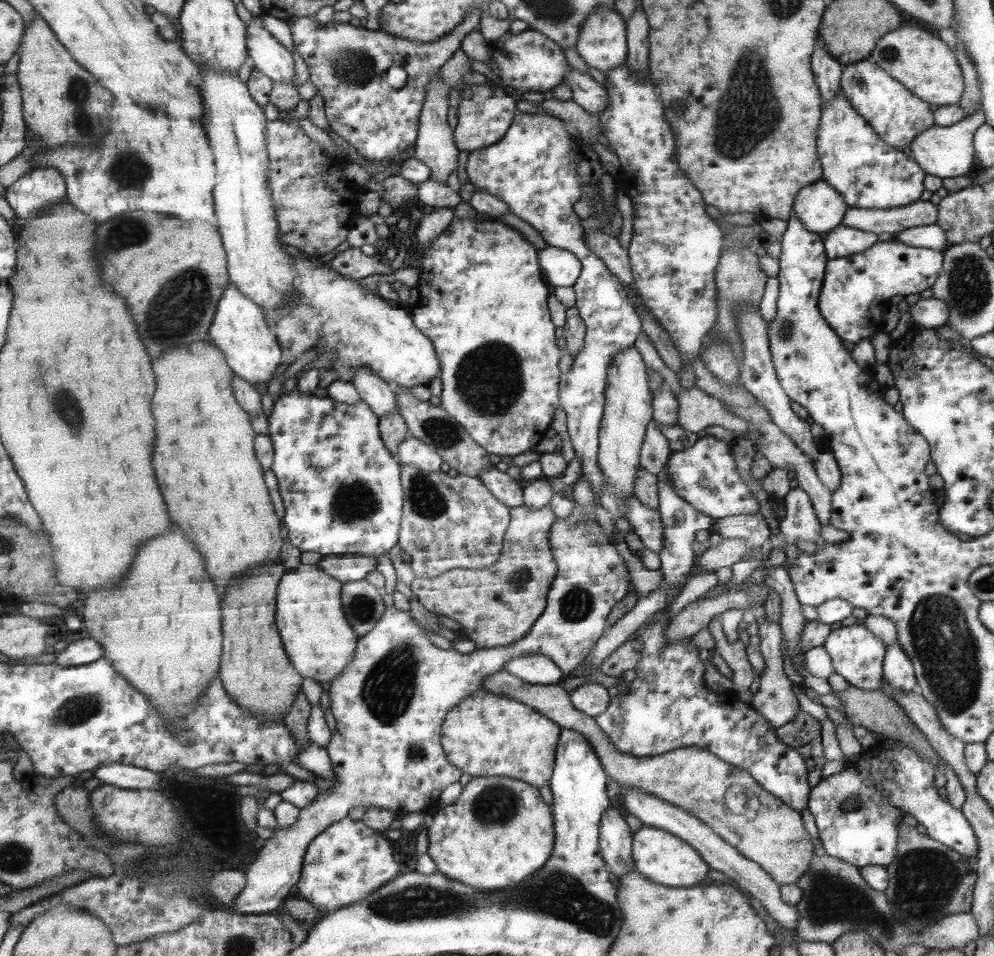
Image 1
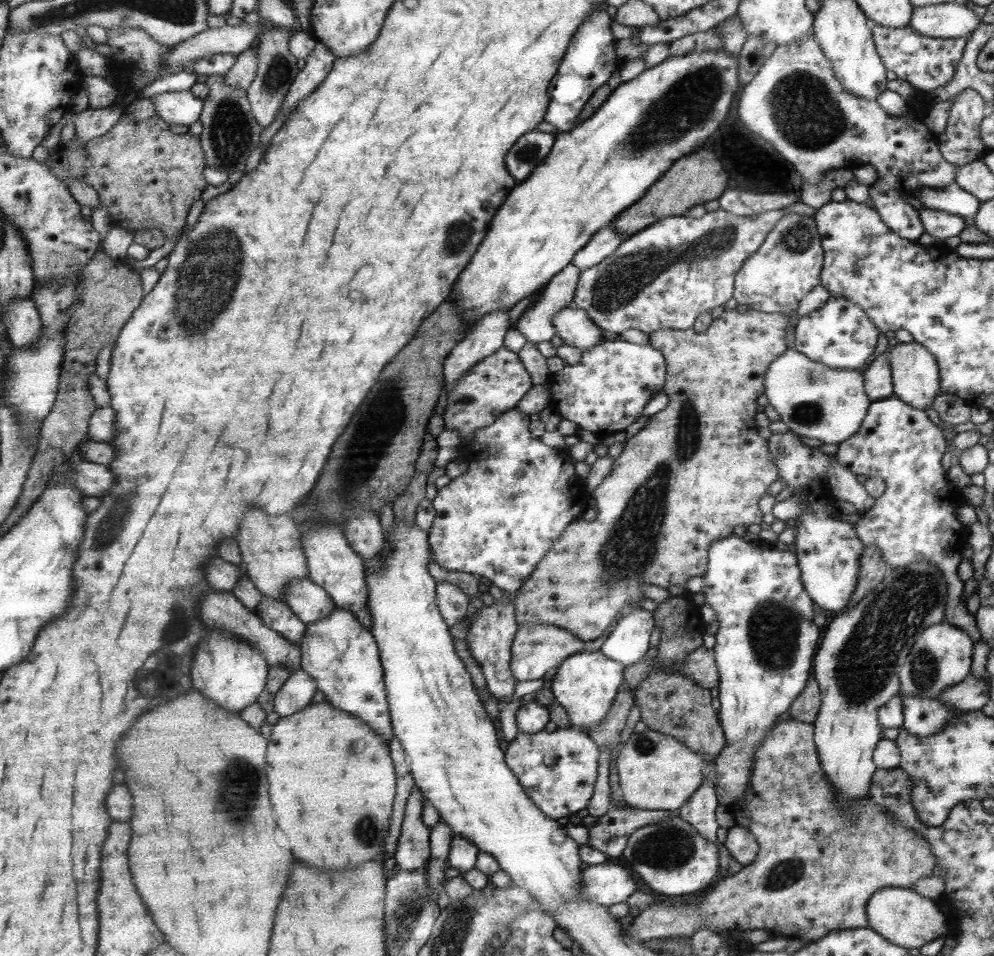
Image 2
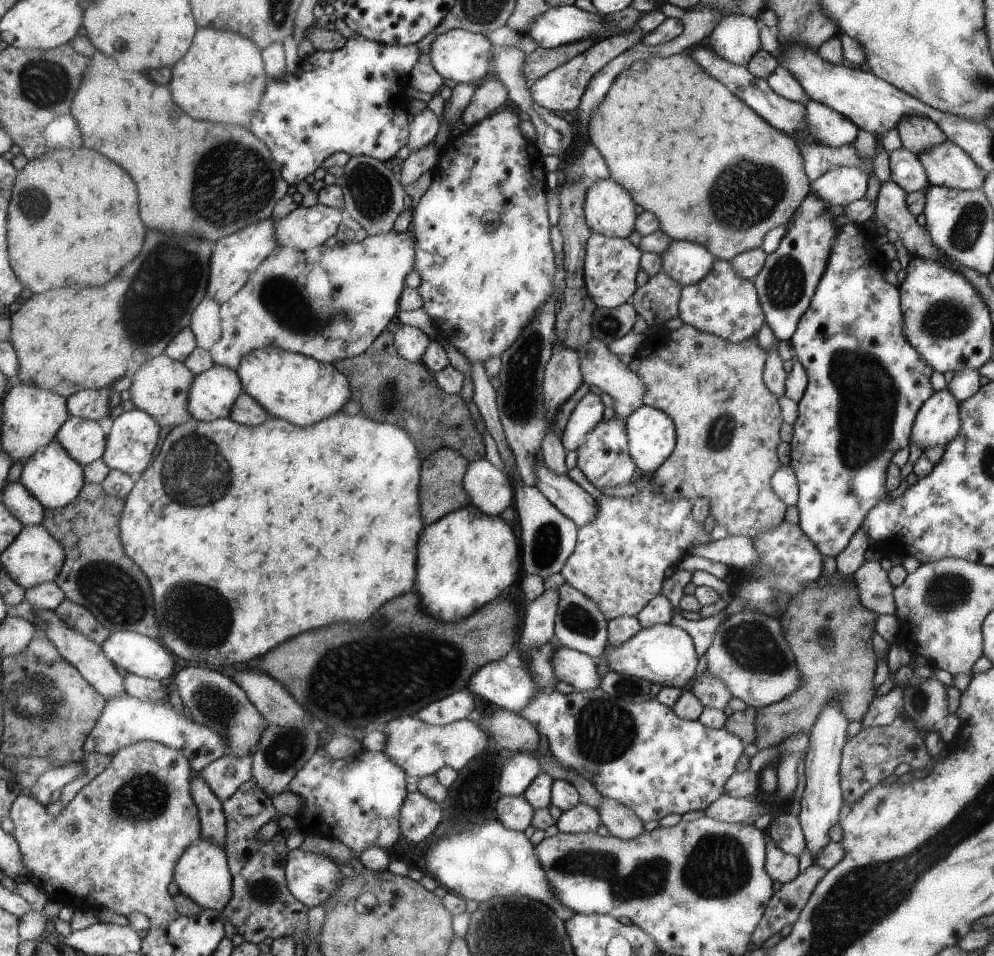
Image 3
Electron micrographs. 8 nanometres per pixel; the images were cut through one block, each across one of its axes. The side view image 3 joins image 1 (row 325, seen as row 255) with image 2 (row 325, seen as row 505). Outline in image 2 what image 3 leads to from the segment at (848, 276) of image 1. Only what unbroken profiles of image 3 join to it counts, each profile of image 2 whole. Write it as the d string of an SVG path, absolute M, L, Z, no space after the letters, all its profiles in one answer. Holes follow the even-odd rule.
M830 295L825 304L810 310L797 321L791 348L829 368L857 370L873 353L879 334L875 323L853 301Z

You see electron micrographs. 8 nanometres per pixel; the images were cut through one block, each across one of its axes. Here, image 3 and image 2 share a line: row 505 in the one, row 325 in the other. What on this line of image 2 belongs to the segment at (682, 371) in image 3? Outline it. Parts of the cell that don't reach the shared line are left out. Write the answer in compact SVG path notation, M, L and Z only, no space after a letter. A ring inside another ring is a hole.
M726 310L717 318L712 319L707 330L701 333L695 333L692 327L686 330L675 330L665 328L657 332L651 332L648 345L657 349L666 360L666 384L662 391L666 393L668 402L663 411L649 416L649 419L643 425L642 429L627 439L621 453L613 460L612 469L609 474L602 478L601 482L591 490L591 498L595 501L596 515L591 521L580 518L571 523L555 539L554 547L543 555L538 566L534 568L533 574L526 578L515 598L515 620L517 624L551 624L558 625L559 628L566 629L573 633L579 640L592 641L598 639L600 634L605 632L607 626L615 619L615 614L620 612L625 614L639 606L639 600L643 596L642 586L653 584L666 590L681 591L687 583L687 579L701 577L707 570L707 555L710 545L715 541L731 535L735 526L749 524L759 524L761 522L761 512L757 510L757 500L767 492L767 486L771 482L778 480L778 468L771 463L770 449L767 448L769 441L757 435L757 427L753 422L755 416L755 400L765 391L765 376L767 367L786 352L787 345L785 340L785 329L788 319L781 314L766 314L757 310L747 310L746 312L737 312L737 310Z

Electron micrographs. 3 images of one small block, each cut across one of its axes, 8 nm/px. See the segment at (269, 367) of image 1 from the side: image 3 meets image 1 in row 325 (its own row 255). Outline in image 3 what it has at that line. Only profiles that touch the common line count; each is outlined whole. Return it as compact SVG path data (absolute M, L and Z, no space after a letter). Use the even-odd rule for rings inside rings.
M271 218L246 226L219 239L217 243L214 243L214 248L211 251L209 282L206 286L205 298L217 305L225 303L235 292L245 286L250 272L257 270L259 263L277 248L278 242L275 237L274 222Z

